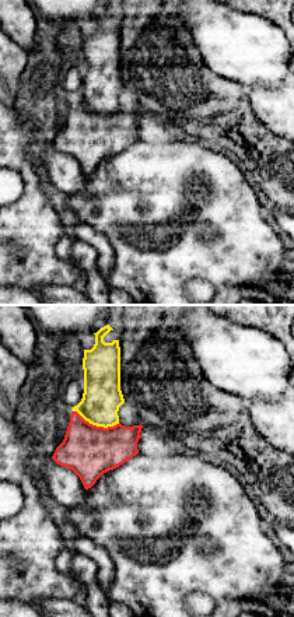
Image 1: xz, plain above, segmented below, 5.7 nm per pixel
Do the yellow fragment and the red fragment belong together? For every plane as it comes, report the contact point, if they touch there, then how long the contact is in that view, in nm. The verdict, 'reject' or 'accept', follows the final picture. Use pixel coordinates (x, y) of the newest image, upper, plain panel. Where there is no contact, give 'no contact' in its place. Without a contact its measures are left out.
meets yellow at (97, 112); contact 280 nm long

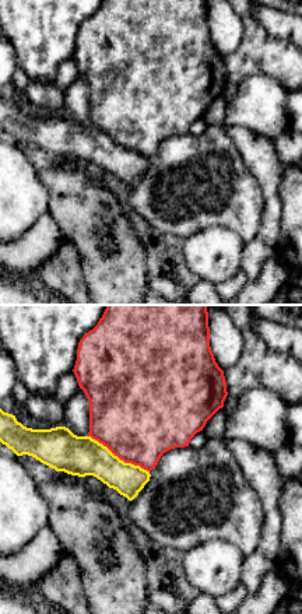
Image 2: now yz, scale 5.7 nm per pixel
meets yellow at (118, 144); contact 400 nm long

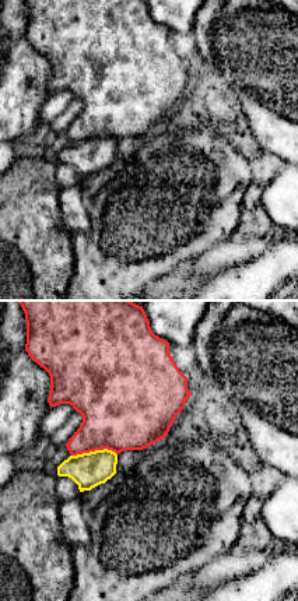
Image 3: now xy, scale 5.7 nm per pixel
meets yellow at (95, 137); contact 260 nm long

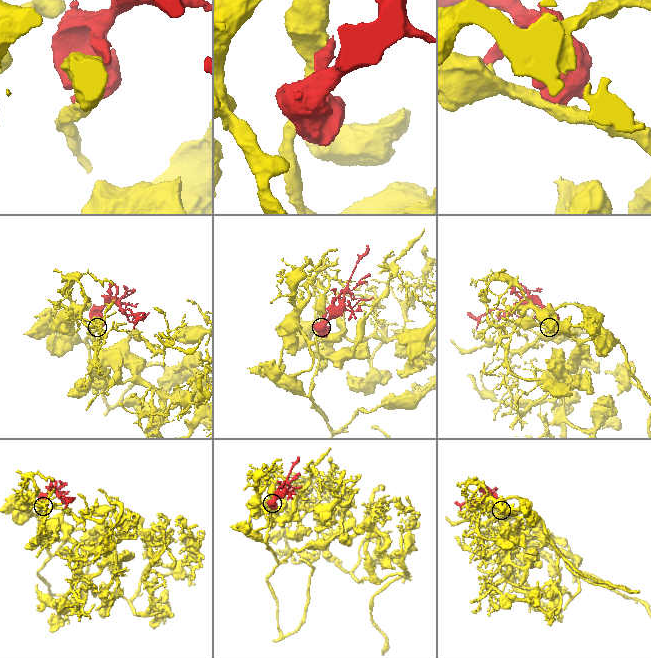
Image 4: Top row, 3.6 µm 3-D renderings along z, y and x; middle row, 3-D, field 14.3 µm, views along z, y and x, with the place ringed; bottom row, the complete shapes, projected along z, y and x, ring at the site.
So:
accept

